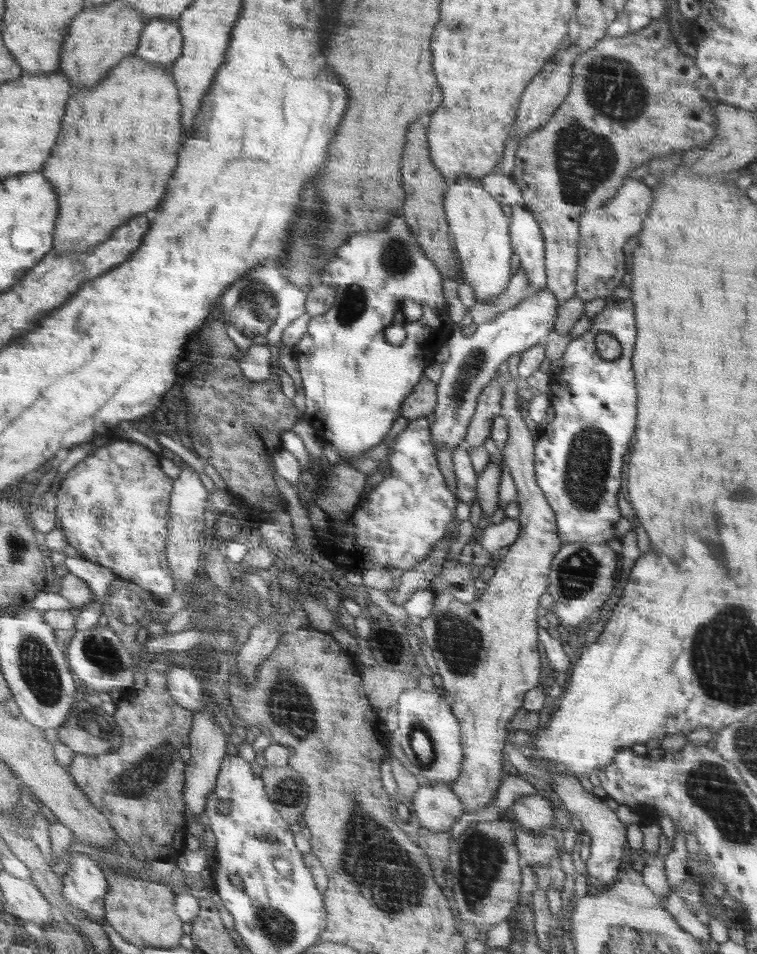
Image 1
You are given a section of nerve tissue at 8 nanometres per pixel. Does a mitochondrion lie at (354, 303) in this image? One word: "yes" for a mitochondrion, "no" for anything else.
yes

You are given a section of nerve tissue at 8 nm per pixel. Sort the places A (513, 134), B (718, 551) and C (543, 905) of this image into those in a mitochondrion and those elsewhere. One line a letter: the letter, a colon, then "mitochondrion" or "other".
A: other
B: other
C: other

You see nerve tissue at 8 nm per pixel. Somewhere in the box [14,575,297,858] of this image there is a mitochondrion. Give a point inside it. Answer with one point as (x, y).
(38, 667)

